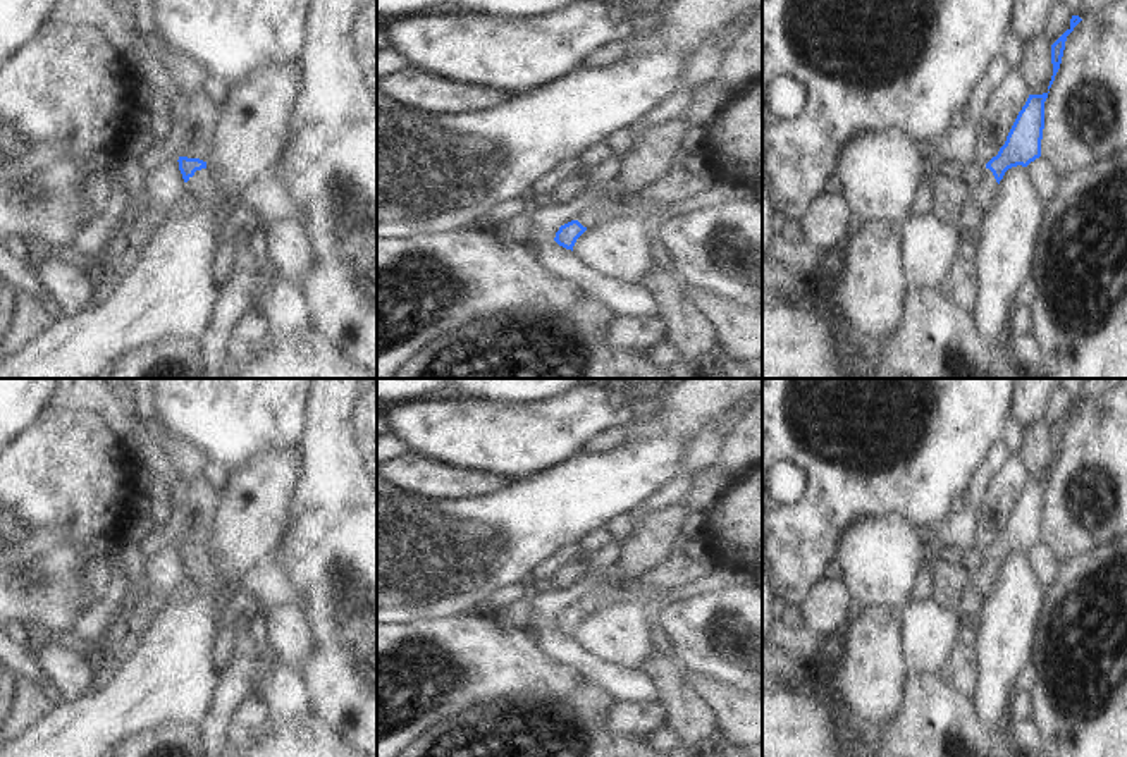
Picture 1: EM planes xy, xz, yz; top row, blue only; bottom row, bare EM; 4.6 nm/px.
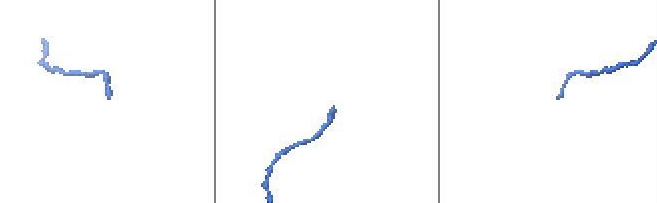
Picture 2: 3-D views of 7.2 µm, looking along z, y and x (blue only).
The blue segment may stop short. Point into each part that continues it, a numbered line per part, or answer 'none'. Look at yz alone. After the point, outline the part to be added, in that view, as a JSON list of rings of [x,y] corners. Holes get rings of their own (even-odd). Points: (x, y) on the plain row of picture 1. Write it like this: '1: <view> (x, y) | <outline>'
1: yz (981, 577) | [[[986,551],[981,554],[977,566],[969,566],[969,583],[976,588],[984,602],[993,590],[996,576],[998,568]]]

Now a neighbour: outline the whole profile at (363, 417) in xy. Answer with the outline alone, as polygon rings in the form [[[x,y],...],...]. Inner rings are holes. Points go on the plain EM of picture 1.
[[[363,389],[353,406],[349,420],[363,468],[377,487],[377,389]]]

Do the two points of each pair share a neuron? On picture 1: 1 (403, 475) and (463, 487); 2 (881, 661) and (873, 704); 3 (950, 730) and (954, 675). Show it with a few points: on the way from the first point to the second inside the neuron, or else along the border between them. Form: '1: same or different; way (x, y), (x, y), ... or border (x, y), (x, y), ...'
1: same; way (418, 475), (448, 482)
2: same; way (873, 671), (873, 694)
3: different; border (936, 675), (971, 699)

